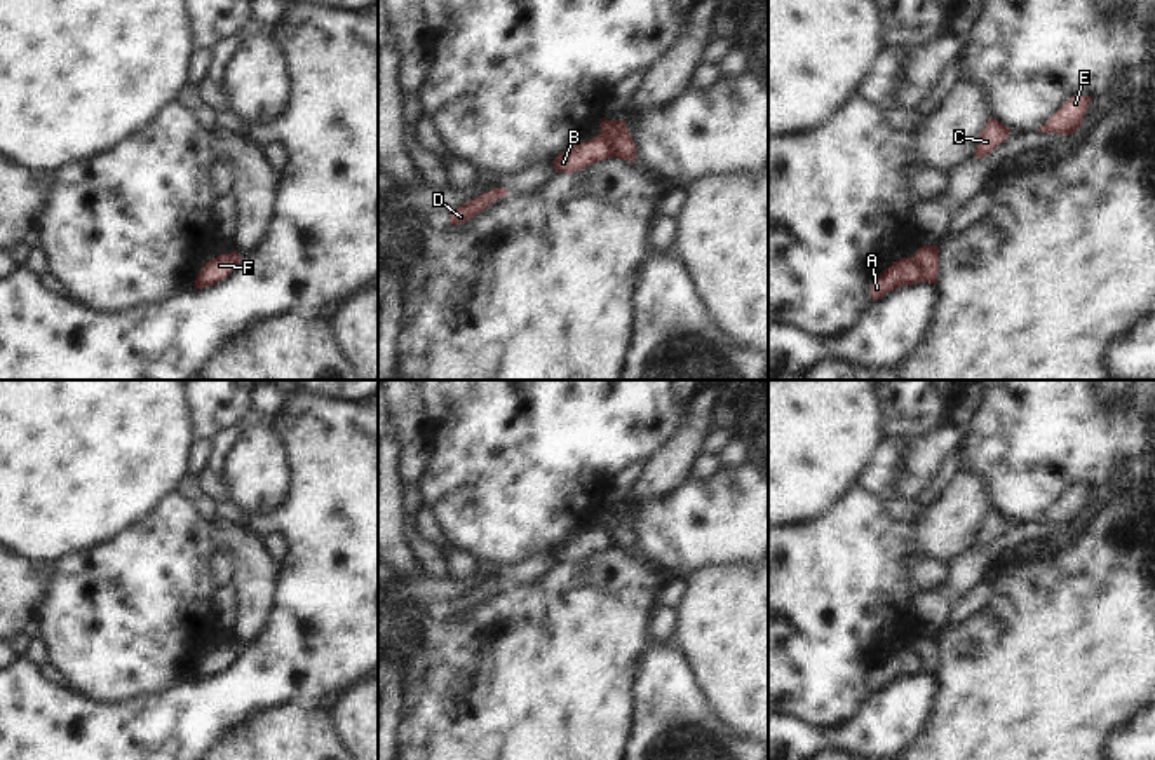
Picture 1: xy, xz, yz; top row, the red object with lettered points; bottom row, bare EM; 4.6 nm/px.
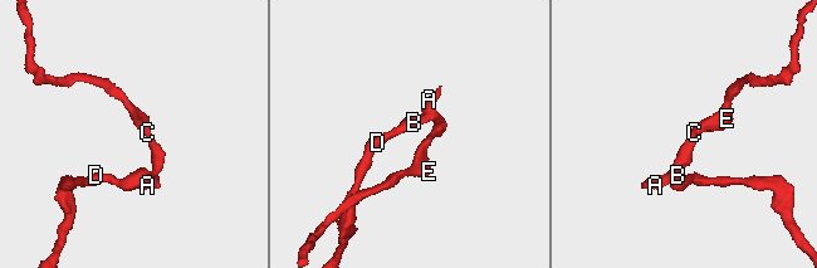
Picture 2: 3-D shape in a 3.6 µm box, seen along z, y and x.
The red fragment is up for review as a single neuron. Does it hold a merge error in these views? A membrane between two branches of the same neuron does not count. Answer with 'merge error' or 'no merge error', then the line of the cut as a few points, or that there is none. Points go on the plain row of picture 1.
merge error; cut in yz along (911, 649), (920, 656), (927, 671)

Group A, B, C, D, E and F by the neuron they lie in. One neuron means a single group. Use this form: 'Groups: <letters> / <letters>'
Groups: A C E F / B D.

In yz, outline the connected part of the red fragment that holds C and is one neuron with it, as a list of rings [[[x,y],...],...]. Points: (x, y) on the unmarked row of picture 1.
[[[990,509],[984,519],[979,525],[977,539],[974,547],[983,549],[991,544],[996,537],[1000,537],[1012,521],[1005,518],[1002,512]]]

